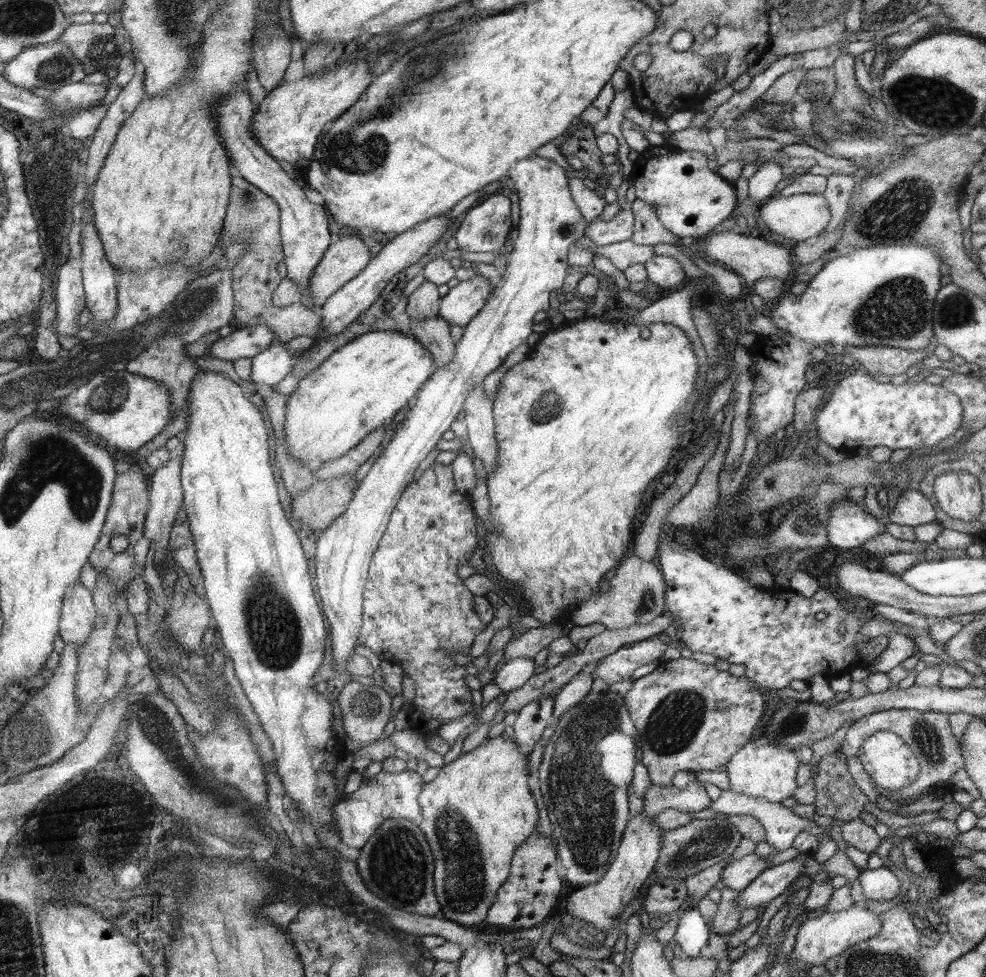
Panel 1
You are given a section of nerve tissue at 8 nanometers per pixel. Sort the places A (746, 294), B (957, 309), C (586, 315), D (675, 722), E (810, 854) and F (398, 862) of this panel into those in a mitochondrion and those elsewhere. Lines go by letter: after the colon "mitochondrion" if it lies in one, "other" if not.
A: other
B: mitochondrion
C: other
D: mitochondrion
E: other
F: mitochondrion

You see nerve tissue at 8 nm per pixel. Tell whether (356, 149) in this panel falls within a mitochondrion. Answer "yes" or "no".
yes

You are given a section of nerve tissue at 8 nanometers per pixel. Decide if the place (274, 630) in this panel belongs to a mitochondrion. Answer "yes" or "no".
yes

